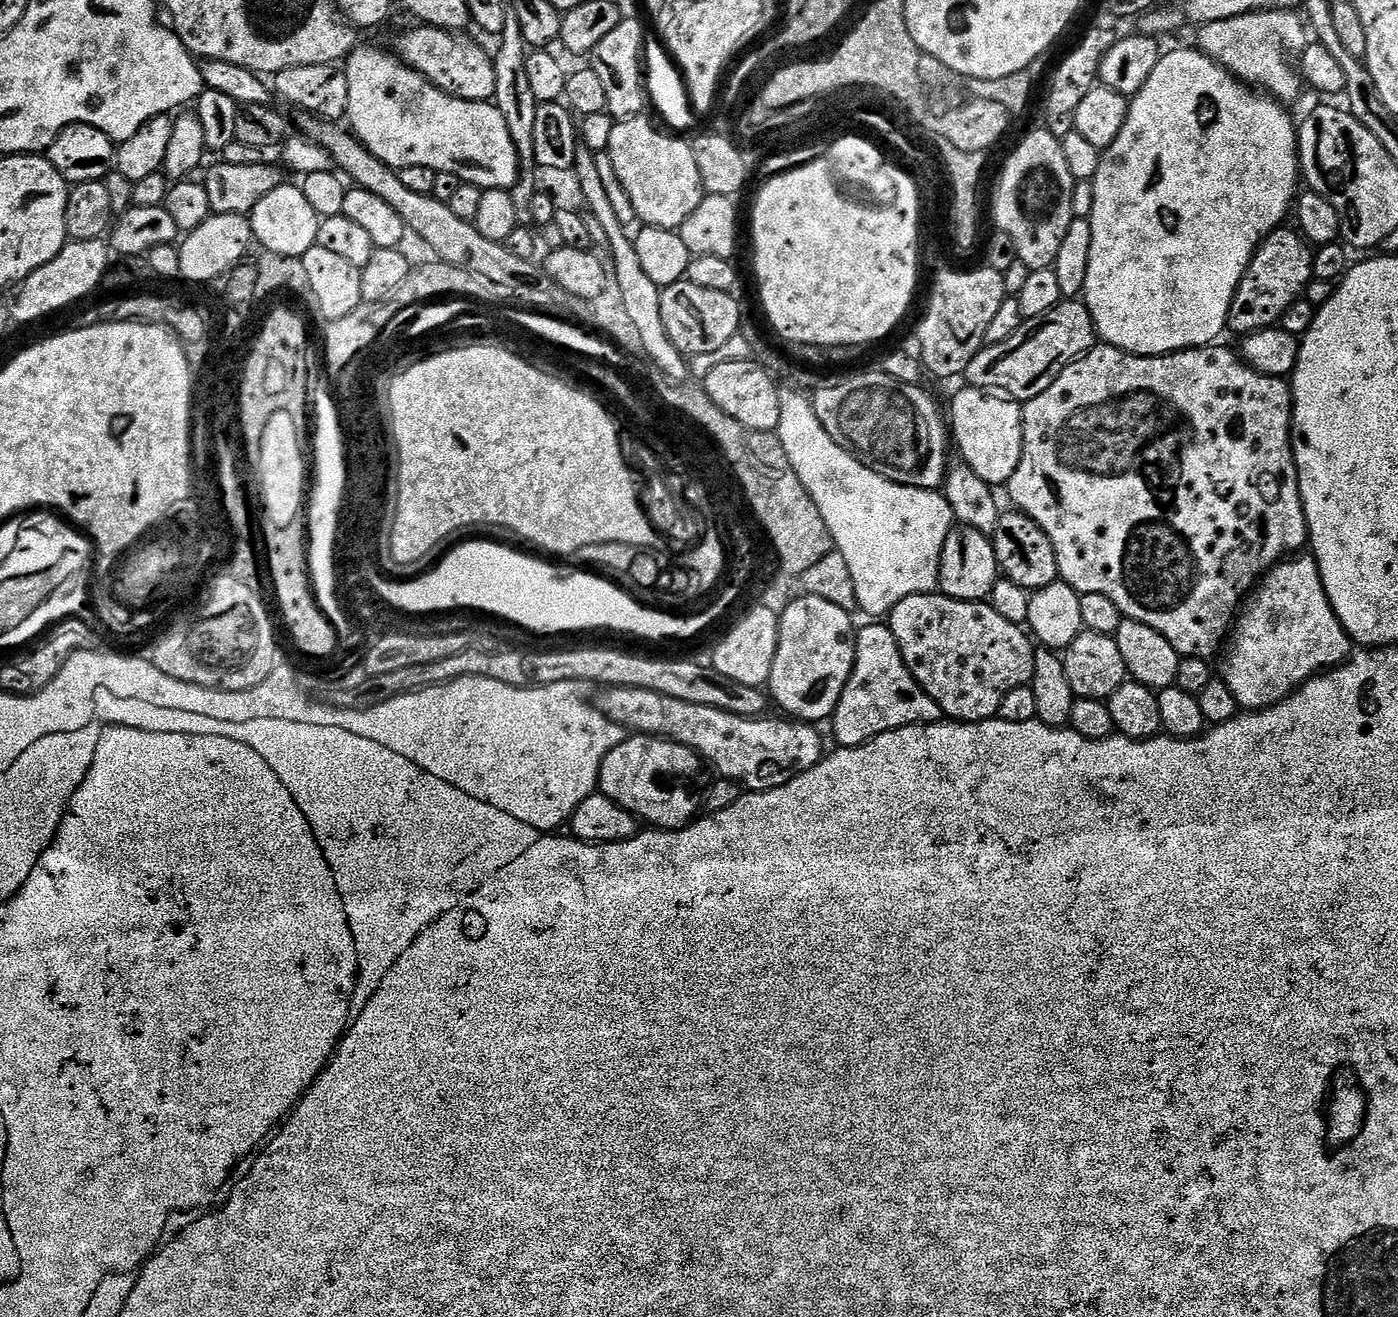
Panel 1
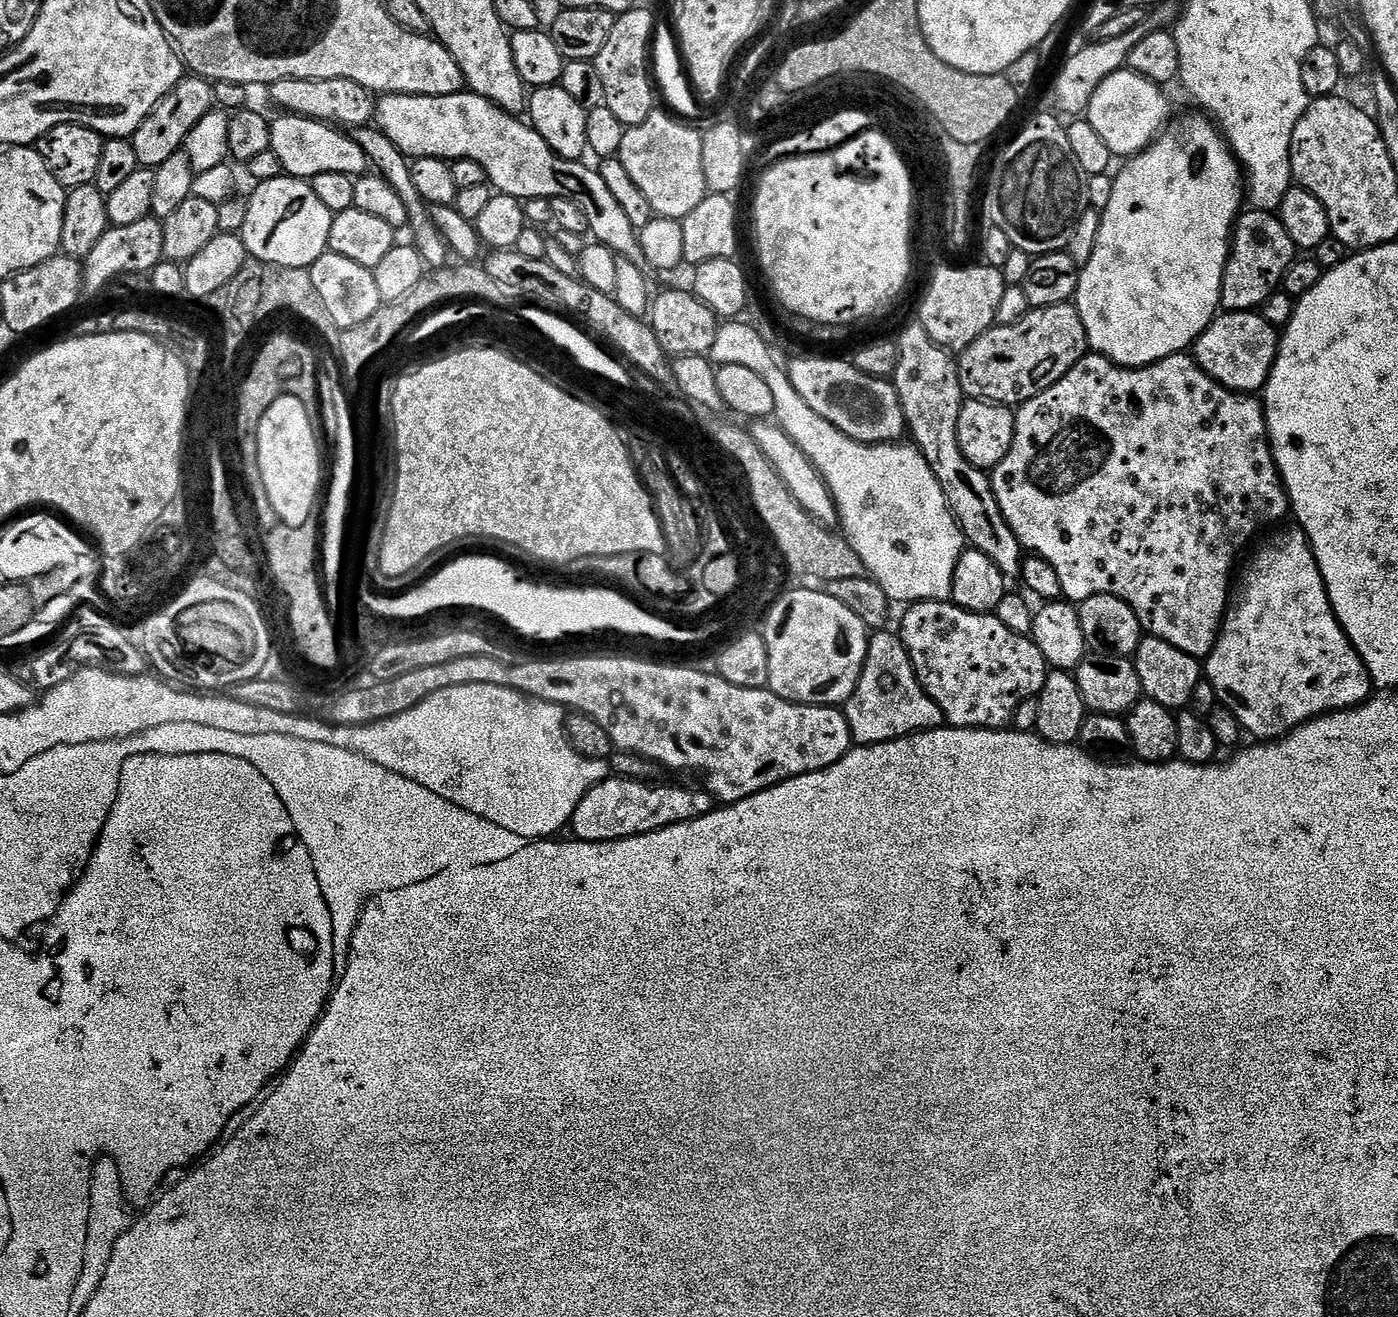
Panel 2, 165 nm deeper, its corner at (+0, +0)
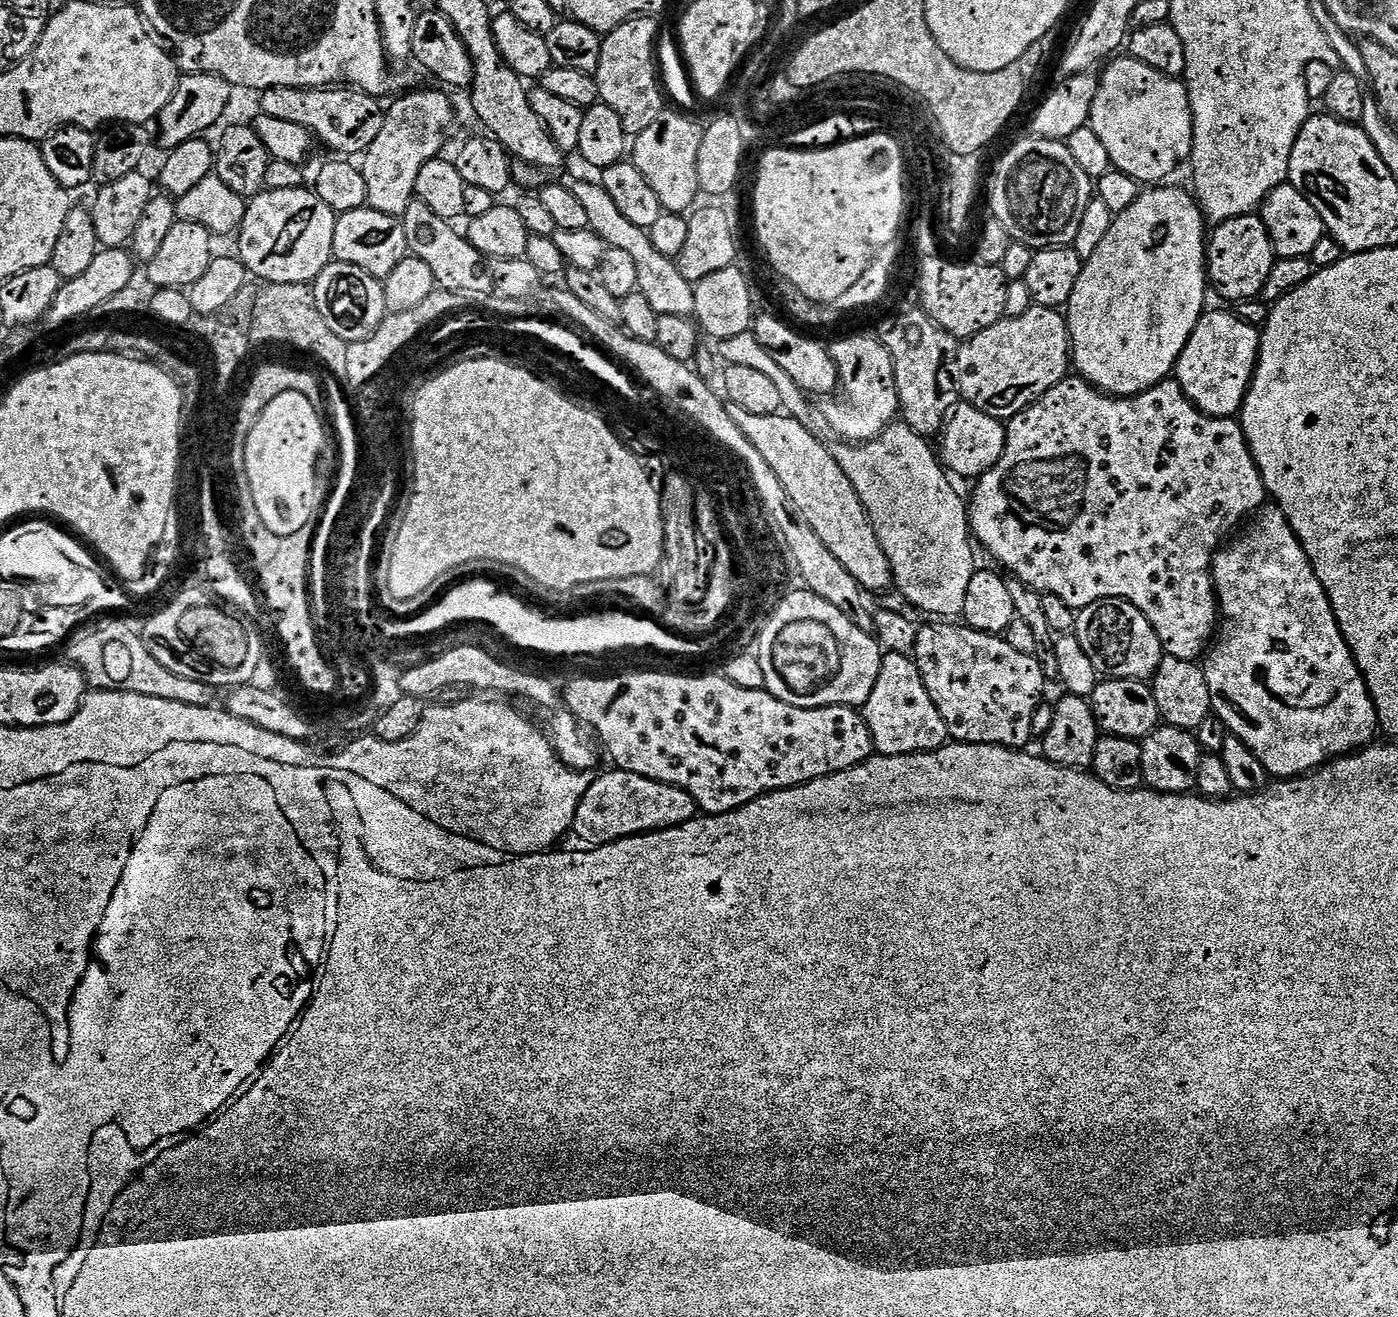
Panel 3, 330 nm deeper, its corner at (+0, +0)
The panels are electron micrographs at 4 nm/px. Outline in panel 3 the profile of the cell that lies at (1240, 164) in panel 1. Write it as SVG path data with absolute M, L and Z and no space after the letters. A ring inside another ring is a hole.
M1152 186L1141 191L1136 201L1113 219L1106 238L1102 238L1102 246L1094 250L1094 254L1088 260L1083 261L1078 286L1074 286L1074 294L1070 294L1066 305L1066 319L1068 322L1068 336L1072 339L1070 353L1071 363L1075 371L1083 379L1090 381L1095 388L1108 393L1110 396L1137 396L1147 388L1152 388L1162 380L1169 379L1173 375L1176 360L1182 354L1194 326L1198 326L1201 316L1206 311L1204 295L1209 295L1208 269L1206 267L1206 217L1200 210L1200 205L1191 191L1183 192L1180 188L1164 188L1168 186Z

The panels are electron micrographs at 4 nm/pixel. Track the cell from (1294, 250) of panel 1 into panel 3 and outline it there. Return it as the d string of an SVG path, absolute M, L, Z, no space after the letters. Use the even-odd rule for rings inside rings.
M1260 214L1230 218L1217 224L1206 240L1206 267L1211 291L1231 302L1257 299L1277 259L1266 222Z

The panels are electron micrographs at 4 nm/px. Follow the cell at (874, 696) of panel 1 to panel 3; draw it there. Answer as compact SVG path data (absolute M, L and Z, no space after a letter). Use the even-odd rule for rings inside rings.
M888 652L881 659L874 690L870 690L870 698L862 705L862 715L872 735L872 747L881 756L935 752L950 740L946 722L932 705L915 659L902 652Z

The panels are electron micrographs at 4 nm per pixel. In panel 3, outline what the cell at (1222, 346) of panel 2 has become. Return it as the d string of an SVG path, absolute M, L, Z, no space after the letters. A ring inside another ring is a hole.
M1205 311L1198 326L1194 326L1174 369L1174 379L1182 386L1186 398L1192 400L1195 408L1205 412L1207 416L1229 418L1235 417L1243 409L1248 387L1252 385L1252 376L1256 372L1256 363L1260 360L1260 333L1261 329L1242 322L1242 318L1238 318L1235 311Z

